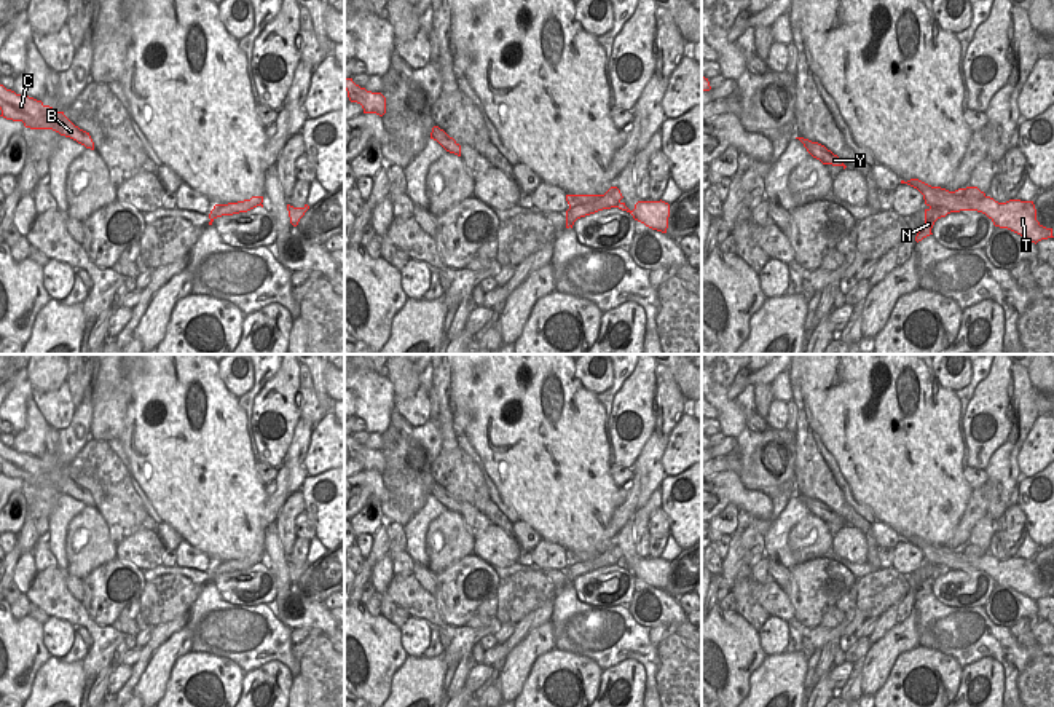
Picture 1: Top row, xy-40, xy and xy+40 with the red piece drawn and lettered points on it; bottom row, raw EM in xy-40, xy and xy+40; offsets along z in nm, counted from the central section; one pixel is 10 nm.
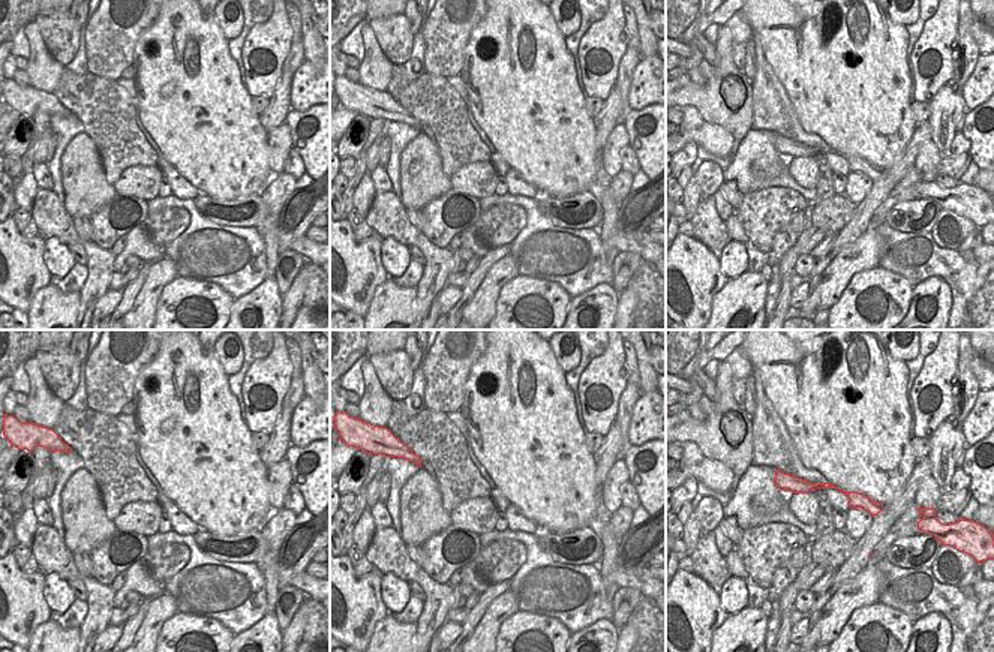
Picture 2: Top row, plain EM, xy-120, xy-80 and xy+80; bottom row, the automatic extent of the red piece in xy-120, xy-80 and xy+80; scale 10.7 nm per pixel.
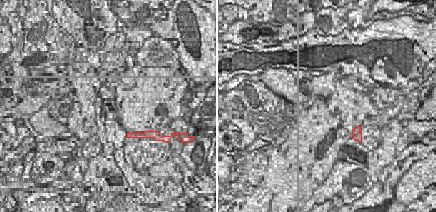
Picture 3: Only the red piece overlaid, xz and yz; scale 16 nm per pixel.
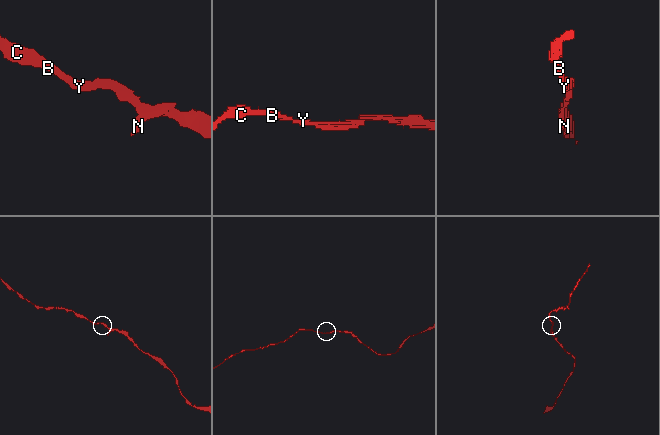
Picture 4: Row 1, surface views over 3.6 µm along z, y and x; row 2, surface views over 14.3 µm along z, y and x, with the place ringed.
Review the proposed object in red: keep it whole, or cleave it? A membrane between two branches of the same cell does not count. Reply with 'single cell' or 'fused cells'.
single cell

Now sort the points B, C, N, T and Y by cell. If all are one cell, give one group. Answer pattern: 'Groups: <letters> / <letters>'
Groups: B C N T Y

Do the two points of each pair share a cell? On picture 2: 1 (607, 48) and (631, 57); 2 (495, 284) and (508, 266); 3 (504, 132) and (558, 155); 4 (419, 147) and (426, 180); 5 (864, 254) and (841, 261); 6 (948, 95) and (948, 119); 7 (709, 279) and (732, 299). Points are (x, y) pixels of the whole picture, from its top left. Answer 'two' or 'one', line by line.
1: two
2: one
3: one
4: one
5: one
6: one
7: two

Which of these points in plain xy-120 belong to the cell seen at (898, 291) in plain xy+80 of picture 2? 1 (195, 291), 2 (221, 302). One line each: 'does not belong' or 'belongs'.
1: belongs
2: belongs

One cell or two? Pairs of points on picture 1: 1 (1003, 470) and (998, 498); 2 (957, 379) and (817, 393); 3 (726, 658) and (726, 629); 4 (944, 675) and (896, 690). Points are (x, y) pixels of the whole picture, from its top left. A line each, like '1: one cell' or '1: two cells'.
1: one cell
2: two cells
3: one cell
4: one cell

